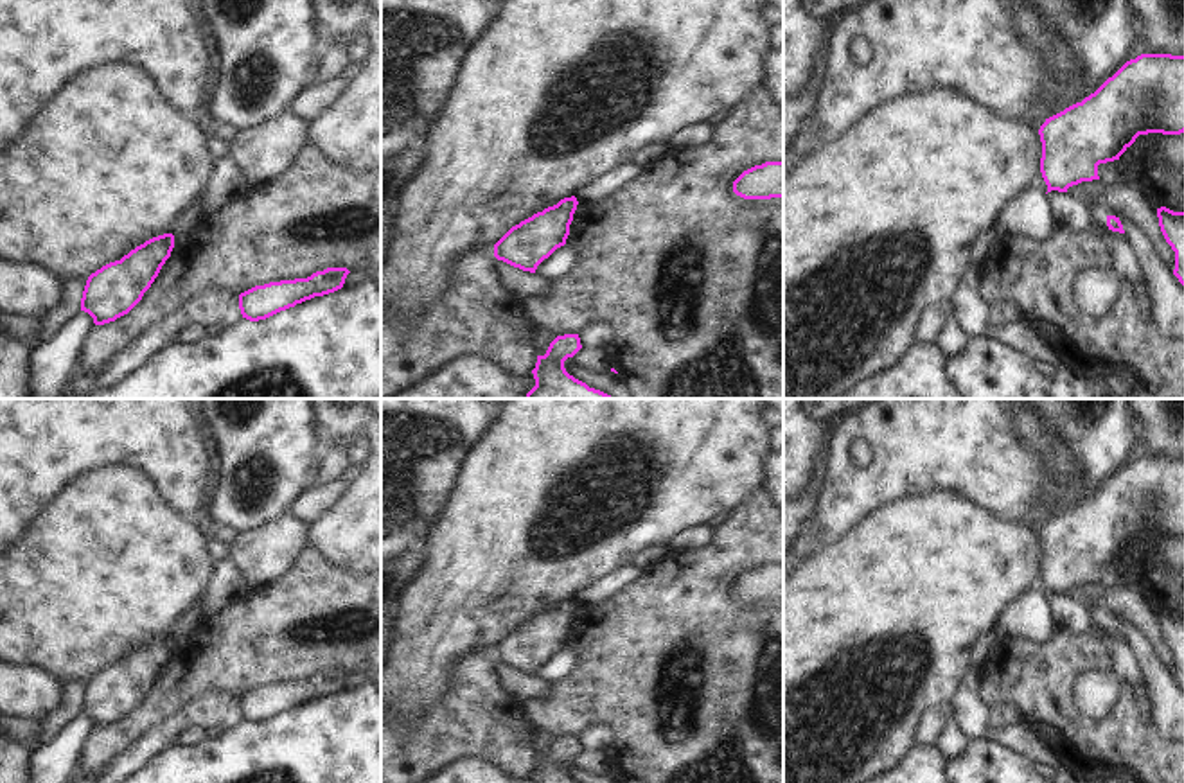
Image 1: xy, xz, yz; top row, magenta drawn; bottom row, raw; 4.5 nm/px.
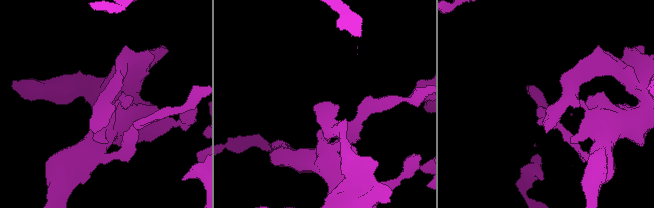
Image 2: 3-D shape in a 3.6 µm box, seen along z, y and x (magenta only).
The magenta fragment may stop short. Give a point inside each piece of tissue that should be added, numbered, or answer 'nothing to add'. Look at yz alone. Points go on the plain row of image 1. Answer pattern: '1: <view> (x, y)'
nothing to add

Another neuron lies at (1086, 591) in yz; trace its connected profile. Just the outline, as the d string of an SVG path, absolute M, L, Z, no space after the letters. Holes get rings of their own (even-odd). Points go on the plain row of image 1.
M1100 582L1082 584L1067 591L1067 594L1073 600L1085 602L1085 603L1089 603L1094 596L1101 596L1105 593L1107 593L1107 587L1103 587Z

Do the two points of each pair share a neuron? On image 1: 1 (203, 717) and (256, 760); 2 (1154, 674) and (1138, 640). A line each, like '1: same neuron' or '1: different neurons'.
1: different neurons
2: same neuron

